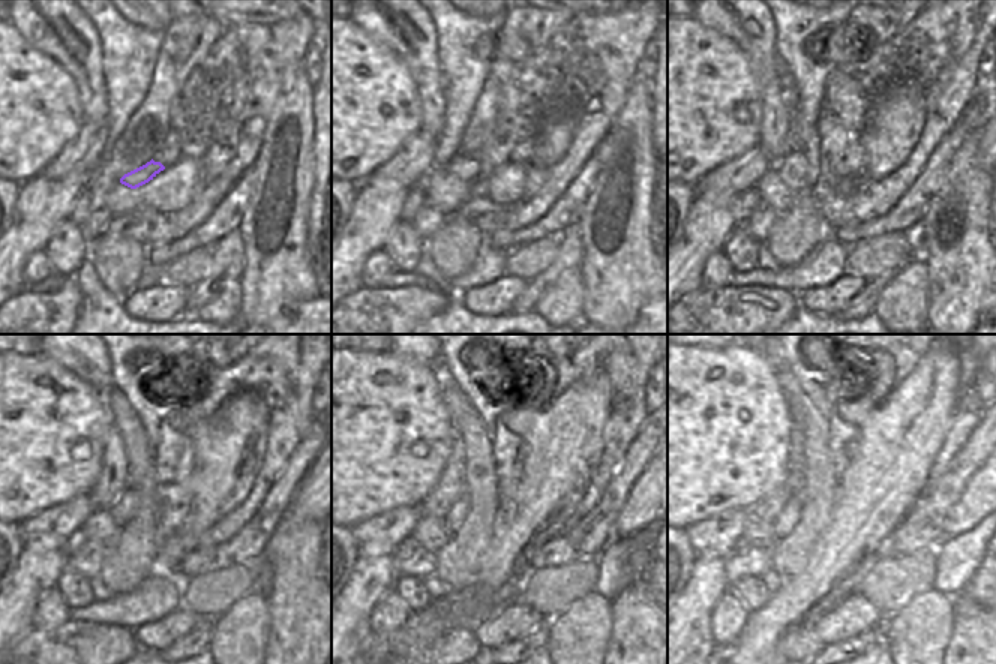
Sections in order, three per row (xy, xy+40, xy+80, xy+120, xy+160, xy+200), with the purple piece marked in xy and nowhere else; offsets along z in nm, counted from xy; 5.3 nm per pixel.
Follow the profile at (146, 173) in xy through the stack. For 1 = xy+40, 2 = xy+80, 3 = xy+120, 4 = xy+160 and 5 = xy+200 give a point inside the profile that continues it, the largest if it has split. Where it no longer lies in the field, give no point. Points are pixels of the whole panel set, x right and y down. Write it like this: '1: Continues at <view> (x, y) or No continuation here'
1: Continues at xy+40 (467, 170)
2: Continues at xy+80 (794, 168)
3: Continues at xy+120 (125, 507)
4: Continues at xy+160 (458, 513)
5: Continues at xy+200 (786, 520).

